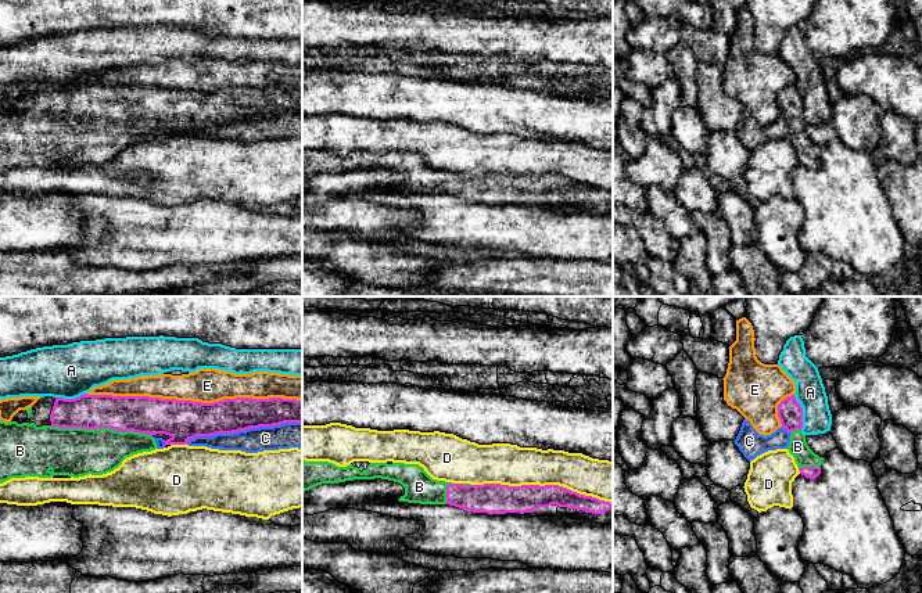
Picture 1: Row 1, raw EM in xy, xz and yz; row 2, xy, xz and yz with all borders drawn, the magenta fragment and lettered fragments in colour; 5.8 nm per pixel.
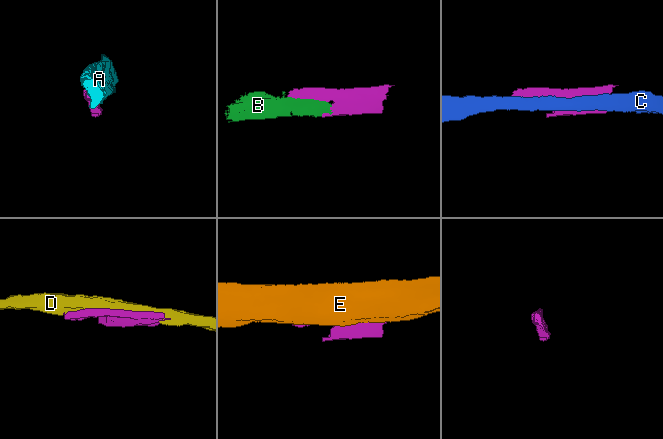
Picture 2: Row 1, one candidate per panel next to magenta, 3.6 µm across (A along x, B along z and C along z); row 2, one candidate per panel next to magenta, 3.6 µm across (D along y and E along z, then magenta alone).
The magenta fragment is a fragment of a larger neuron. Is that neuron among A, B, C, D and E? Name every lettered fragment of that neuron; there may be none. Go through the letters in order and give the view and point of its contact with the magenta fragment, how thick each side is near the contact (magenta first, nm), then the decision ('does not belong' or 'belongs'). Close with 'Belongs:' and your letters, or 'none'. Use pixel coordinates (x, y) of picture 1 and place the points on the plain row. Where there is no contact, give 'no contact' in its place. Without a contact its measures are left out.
A: contact yz (802, 103); calibres 140 and 180 nm; does not belong
B: contact xy (101, 117); calibres 220 and 280 nm; belongs
C: contact xy (243, 119); calibres 200 and 140 nm; does not belong
D: contact xz (541, 176); calibres 170 and 240 nm; does not belong
E: contact xy (194, 92); calibres 240 and 200 nm; does not belong
Belongs: B

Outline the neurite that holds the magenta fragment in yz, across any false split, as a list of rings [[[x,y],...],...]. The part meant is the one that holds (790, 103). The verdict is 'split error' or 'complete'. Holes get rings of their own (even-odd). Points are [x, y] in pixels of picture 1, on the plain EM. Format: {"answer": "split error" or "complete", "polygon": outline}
{"answer": "split error", "polygon": [[[788,86],[778,94],[778,107],[782,116],[790,123],[790,132],[786,137],[794,147],[799,161],[806,168],[814,169],[821,163],[824,147],[815,144],[806,132],[803,118],[803,97],[796,86]]]}

